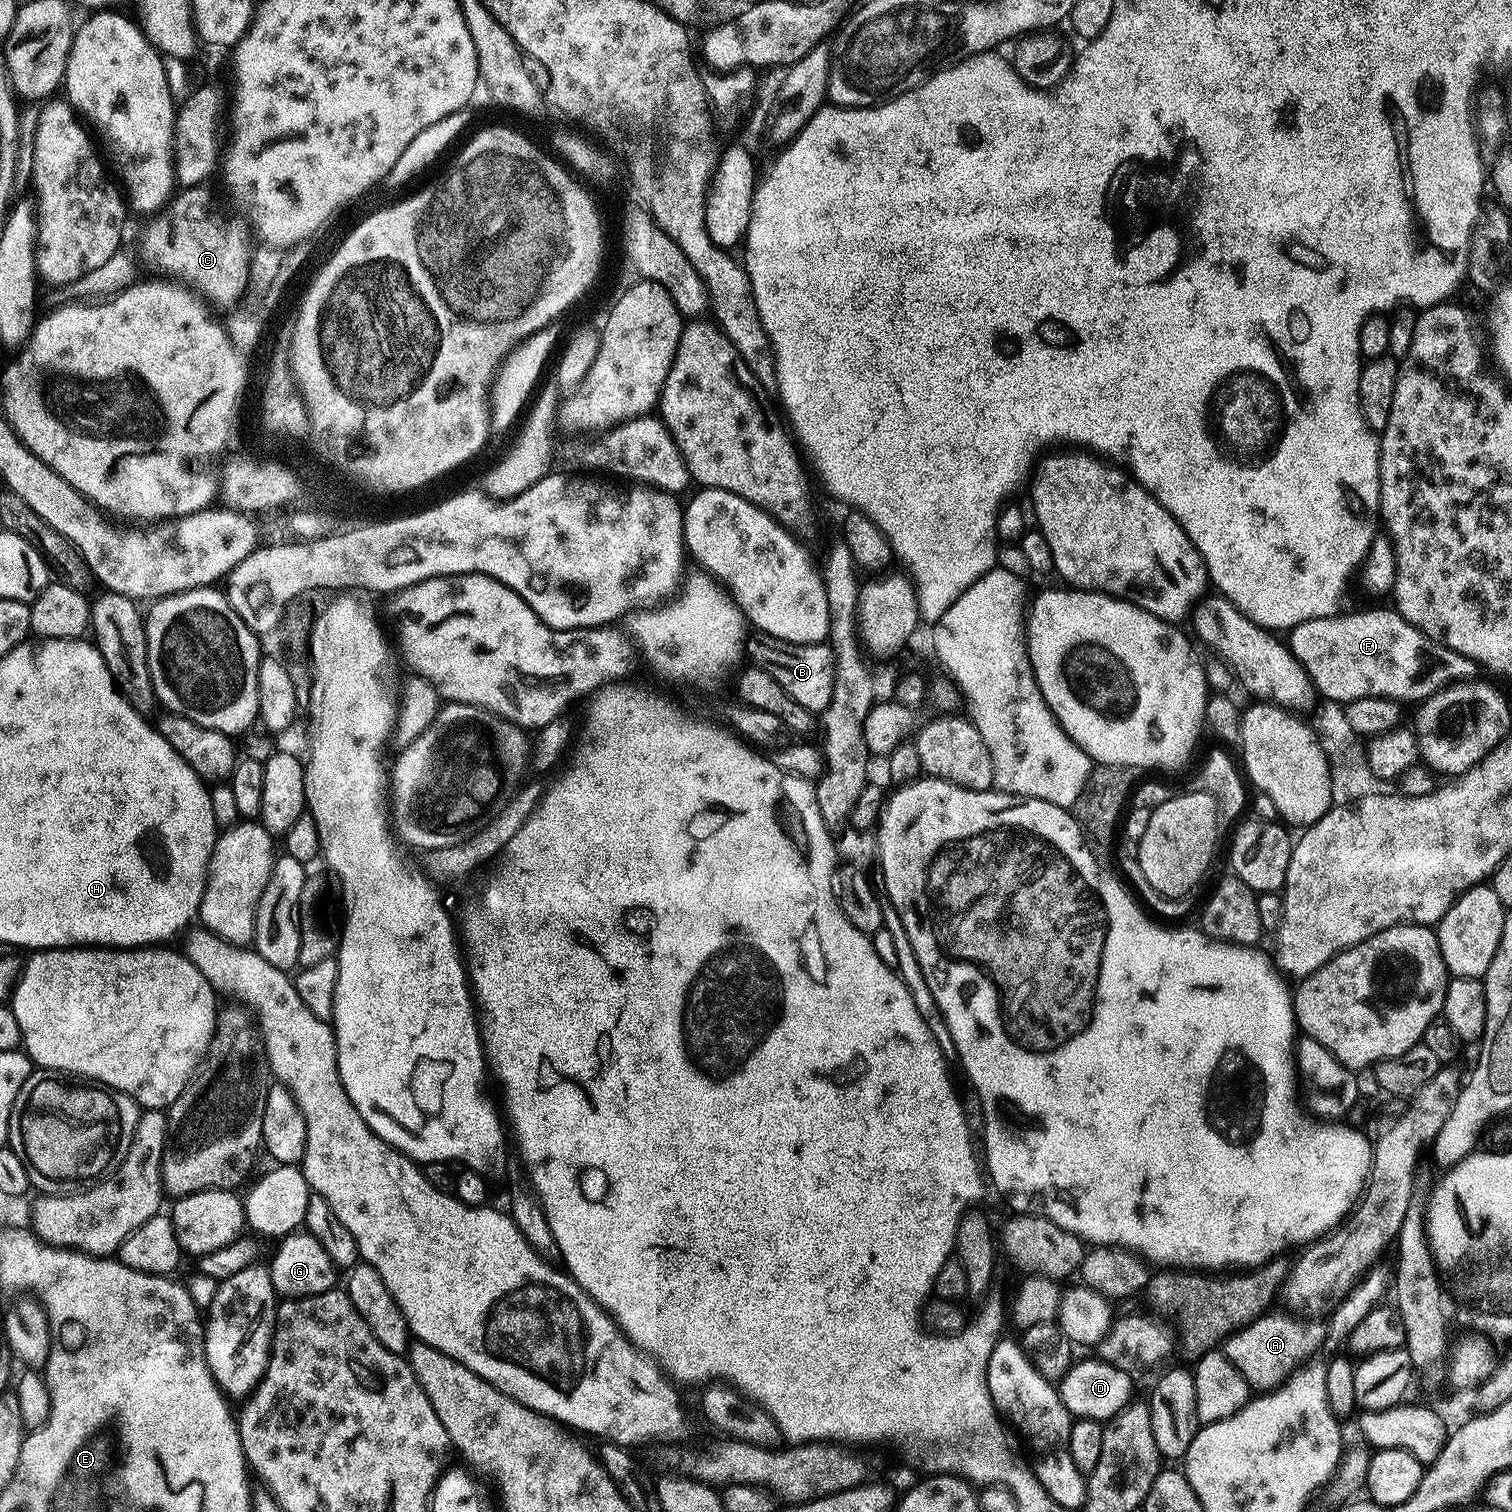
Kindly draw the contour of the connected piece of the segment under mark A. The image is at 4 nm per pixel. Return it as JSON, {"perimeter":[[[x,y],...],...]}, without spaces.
{"perimeter":[[[1272,1315],[1259,1316],[1253,1324],[1228,1337],[1222,1345],[1224,1356],[1236,1367],[1238,1374],[1246,1378],[1249,1389],[1260,1394],[1280,1387],[1297,1369],[1308,1364],[1315,1357],[1312,1355],[1320,1347],[1325,1347],[1328,1339],[1328,1329],[1319,1319]]]}

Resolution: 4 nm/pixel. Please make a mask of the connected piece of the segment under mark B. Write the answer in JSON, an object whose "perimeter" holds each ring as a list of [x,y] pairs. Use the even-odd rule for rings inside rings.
{"perimeter":[[[753,635],[750,640],[750,660],[756,666],[766,666],[772,677],[806,710],[822,714],[830,706],[830,694],[835,684],[835,654],[828,642],[822,644],[791,644],[773,636]]]}

